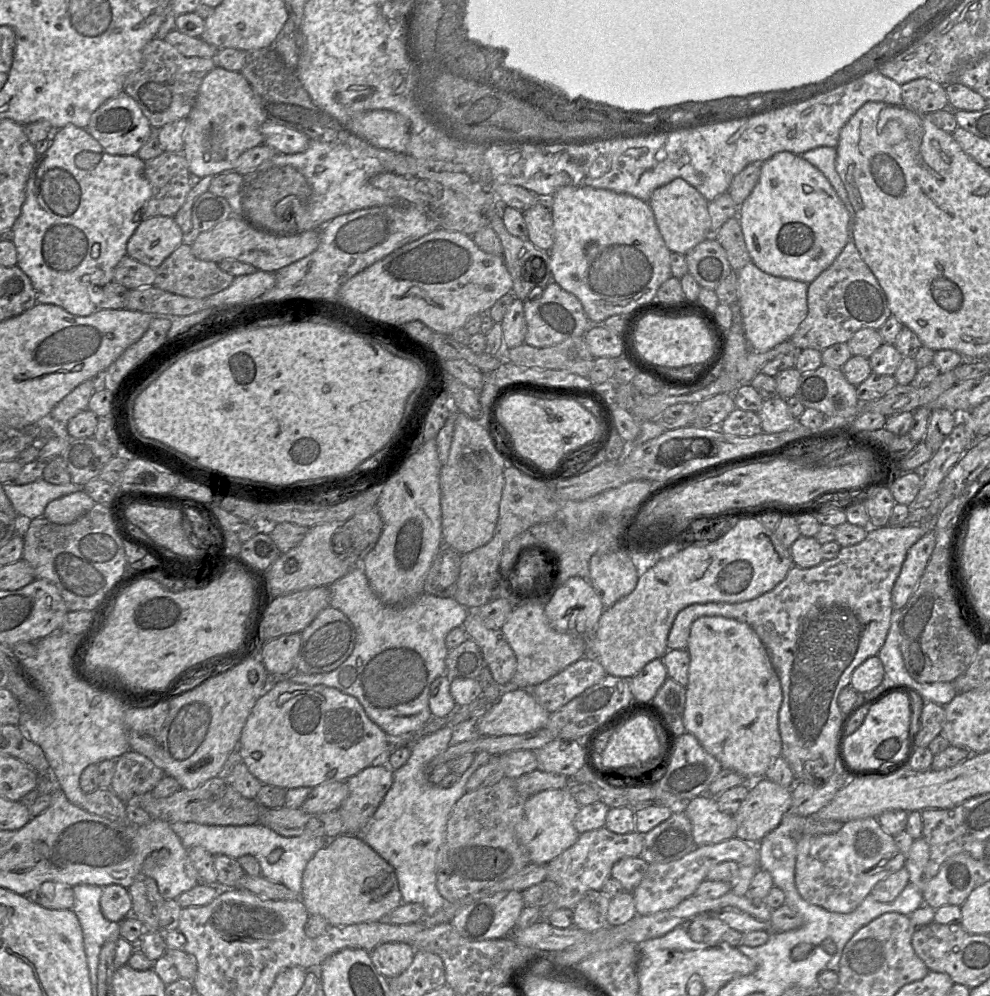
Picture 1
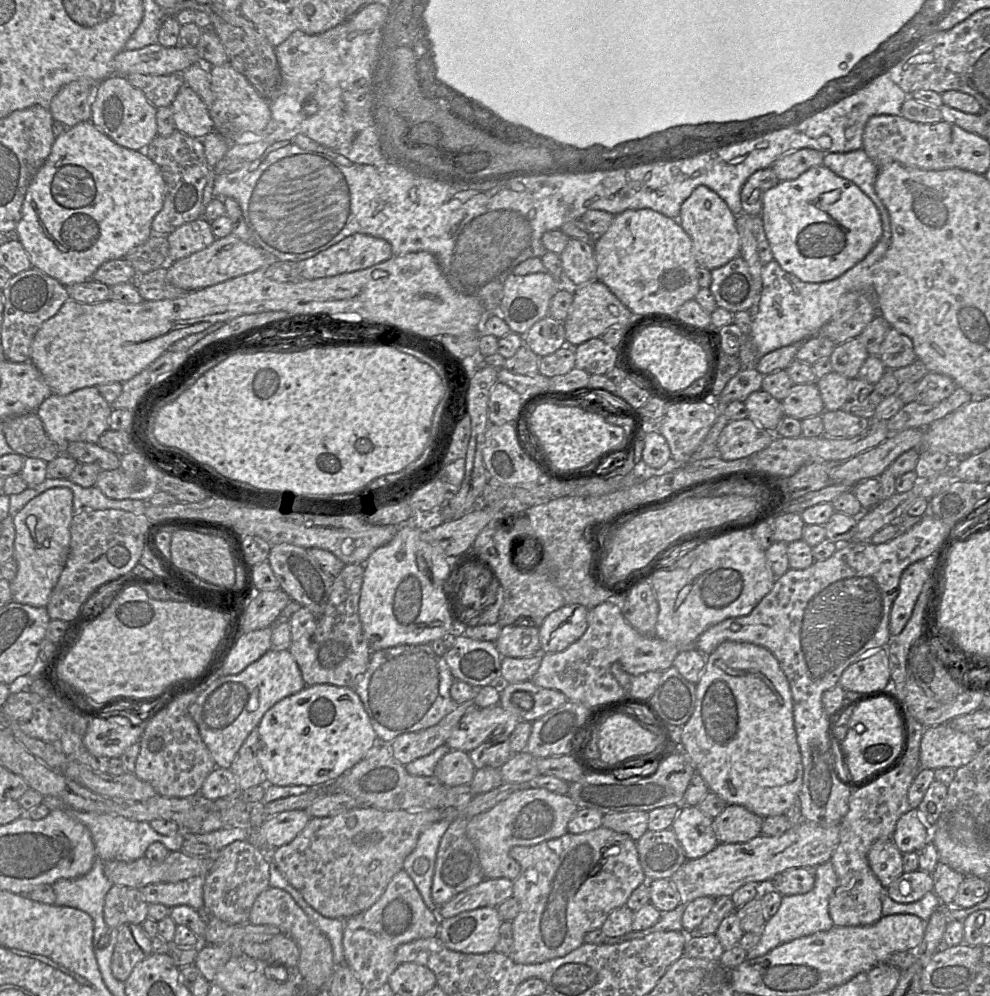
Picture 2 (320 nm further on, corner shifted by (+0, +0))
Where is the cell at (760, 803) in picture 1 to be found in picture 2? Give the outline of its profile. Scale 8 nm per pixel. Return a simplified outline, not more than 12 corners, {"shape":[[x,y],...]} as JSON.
{"shape":[[727,804],[713,819],[719,843],[745,843],[761,834],[763,820]]}

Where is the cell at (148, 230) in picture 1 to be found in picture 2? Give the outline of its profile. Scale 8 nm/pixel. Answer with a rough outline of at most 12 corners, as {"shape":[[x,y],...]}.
{"shape":[[200,217],[167,235],[169,262],[211,245],[216,238]]}

